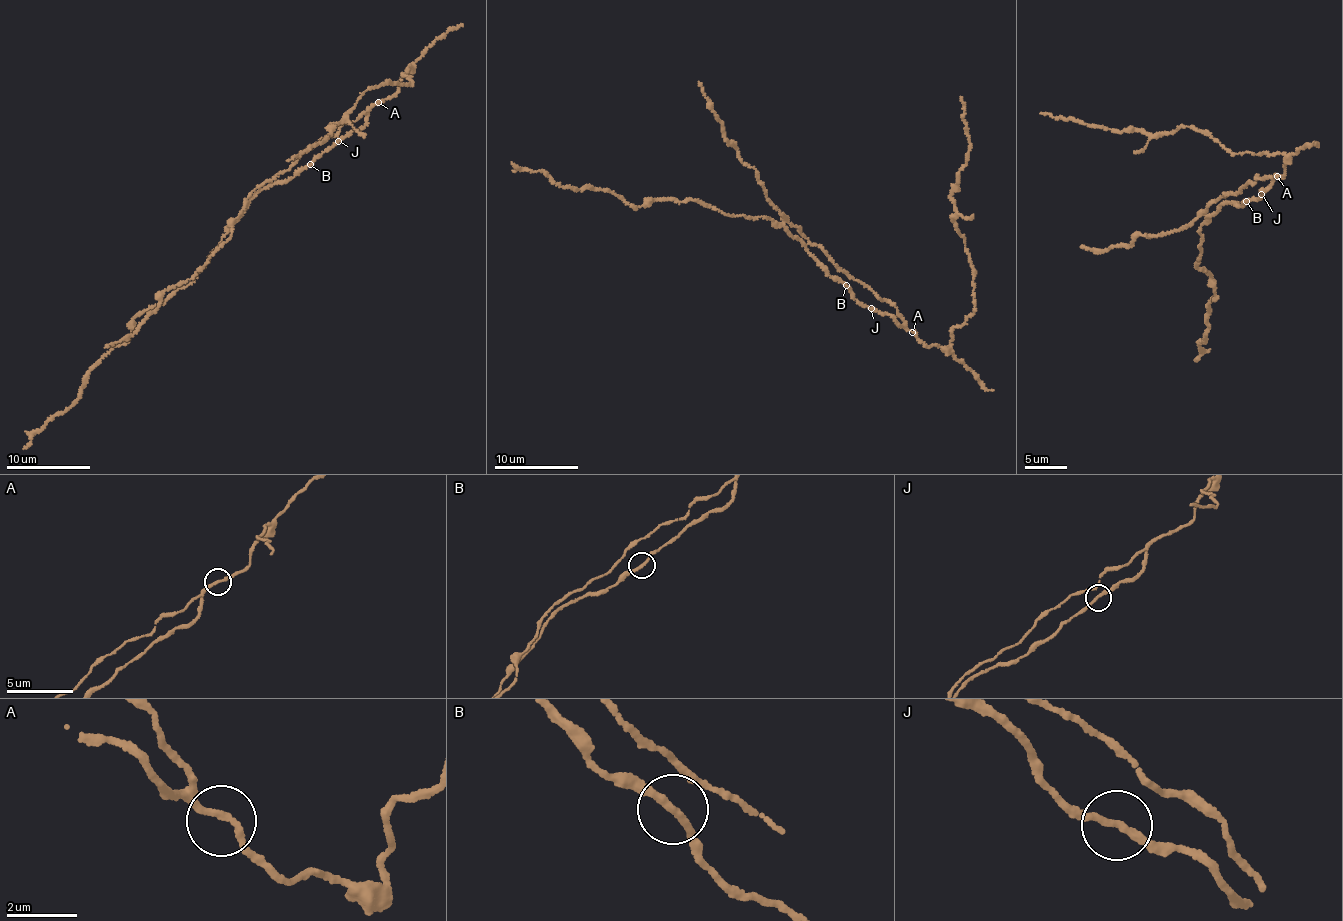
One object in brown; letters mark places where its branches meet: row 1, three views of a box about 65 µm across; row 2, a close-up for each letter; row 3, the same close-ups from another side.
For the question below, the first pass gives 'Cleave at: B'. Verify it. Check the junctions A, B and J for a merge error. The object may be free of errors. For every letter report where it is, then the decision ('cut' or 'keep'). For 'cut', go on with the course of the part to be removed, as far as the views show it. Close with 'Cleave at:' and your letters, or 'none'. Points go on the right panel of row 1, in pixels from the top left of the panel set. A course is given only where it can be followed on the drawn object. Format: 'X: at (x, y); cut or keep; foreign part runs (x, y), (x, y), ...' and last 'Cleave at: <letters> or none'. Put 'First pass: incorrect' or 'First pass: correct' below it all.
A: at (1277, 176); keep
B: at (1246, 201); keep
J: at (1261, 194); keep
Cleave at: none
First pass: incorrect

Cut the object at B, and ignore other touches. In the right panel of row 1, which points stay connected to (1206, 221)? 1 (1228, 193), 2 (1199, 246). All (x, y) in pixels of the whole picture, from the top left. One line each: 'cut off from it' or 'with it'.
1: cut off from it
2: with it

